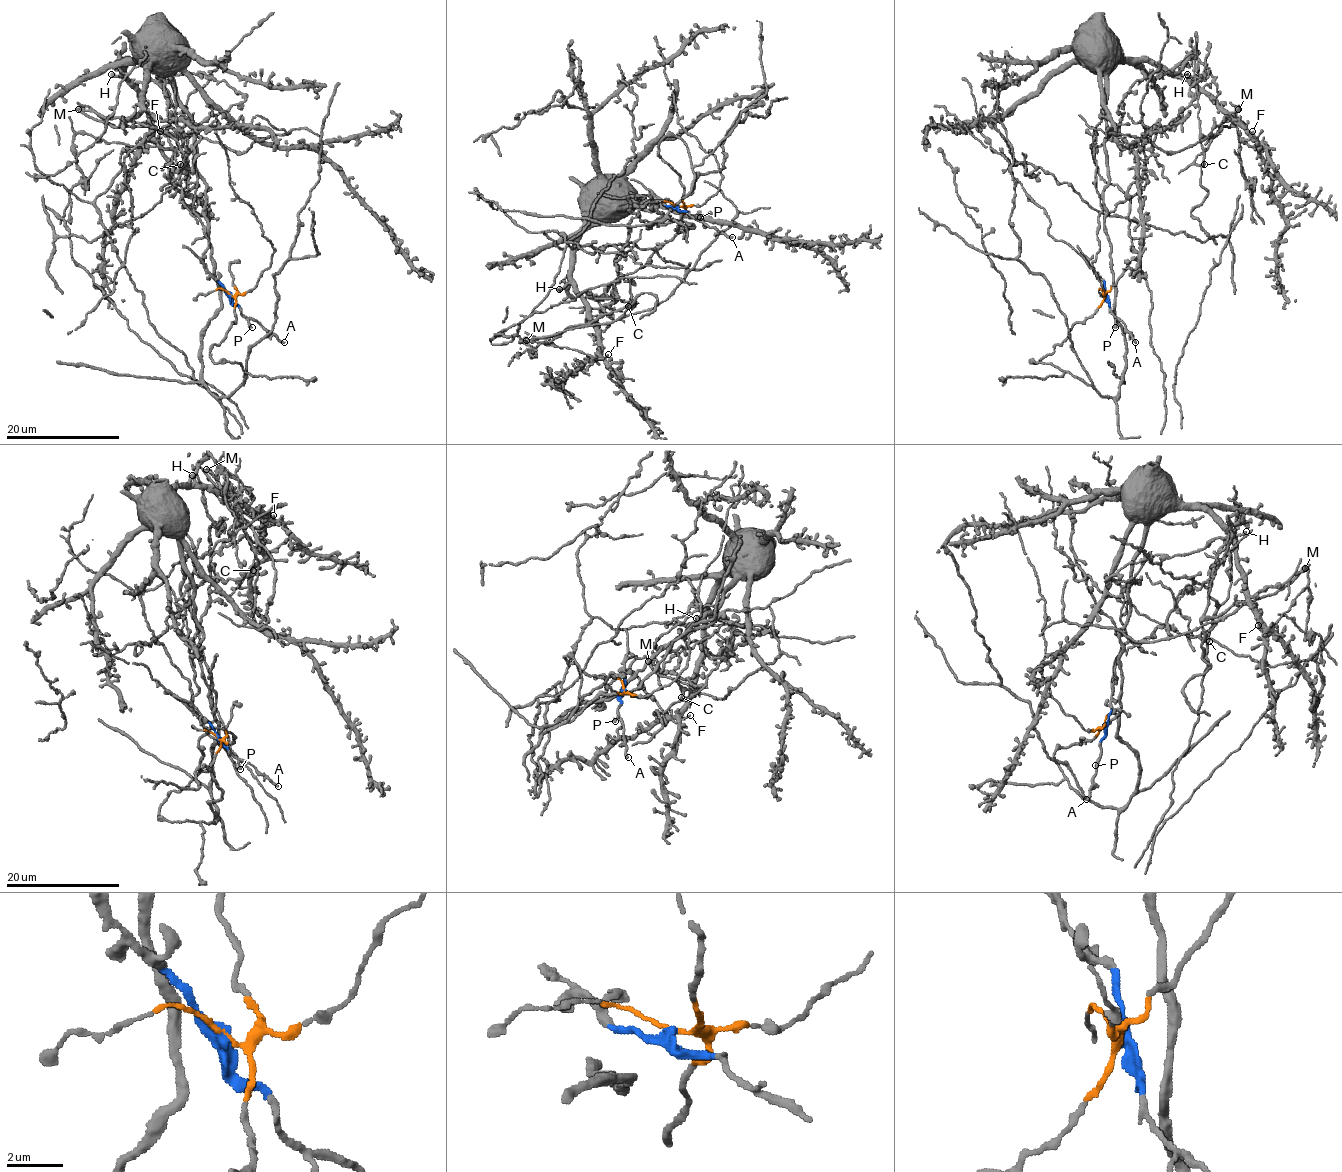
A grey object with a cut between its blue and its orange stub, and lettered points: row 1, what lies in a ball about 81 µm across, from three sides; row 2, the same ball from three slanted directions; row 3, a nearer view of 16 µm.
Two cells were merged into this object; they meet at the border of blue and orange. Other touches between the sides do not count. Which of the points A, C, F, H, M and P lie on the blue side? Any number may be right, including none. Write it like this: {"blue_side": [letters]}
{"blue_side": ["A", "C", "M", "P"]}

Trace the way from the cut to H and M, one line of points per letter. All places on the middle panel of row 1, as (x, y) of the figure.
H: (677, 206), (663, 138), (687, 148), (690, 190), (649, 228), (669, 217), (614, 207), (558, 289)
M: (677, 207), (650, 193), (656, 201), (629, 197), (640, 220), (693, 225), (598, 300), (628, 305), (526, 340)

